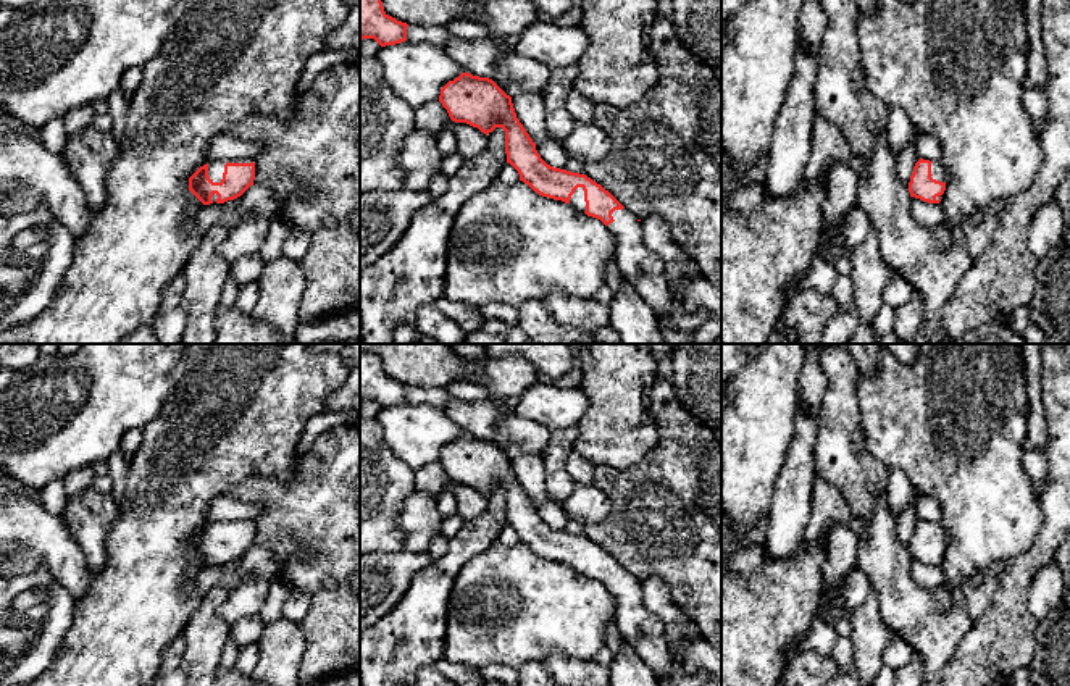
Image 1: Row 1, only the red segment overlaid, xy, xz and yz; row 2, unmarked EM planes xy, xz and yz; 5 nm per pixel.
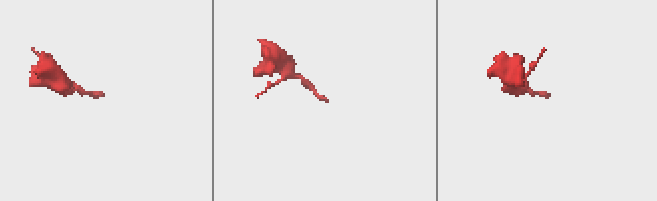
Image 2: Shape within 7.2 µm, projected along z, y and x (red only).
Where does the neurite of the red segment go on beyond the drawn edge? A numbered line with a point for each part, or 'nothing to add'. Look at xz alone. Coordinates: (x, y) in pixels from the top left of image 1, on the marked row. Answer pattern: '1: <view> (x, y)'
1: xz (576, 200)

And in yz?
1: yz (938, 173)

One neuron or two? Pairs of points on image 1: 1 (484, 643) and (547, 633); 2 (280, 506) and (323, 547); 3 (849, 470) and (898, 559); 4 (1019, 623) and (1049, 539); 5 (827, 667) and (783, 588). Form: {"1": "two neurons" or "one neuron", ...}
{"1": "one neuron", "2": "one neuron", "3": "two neurons", "4": "one neuron", "5": "two neurons"}

